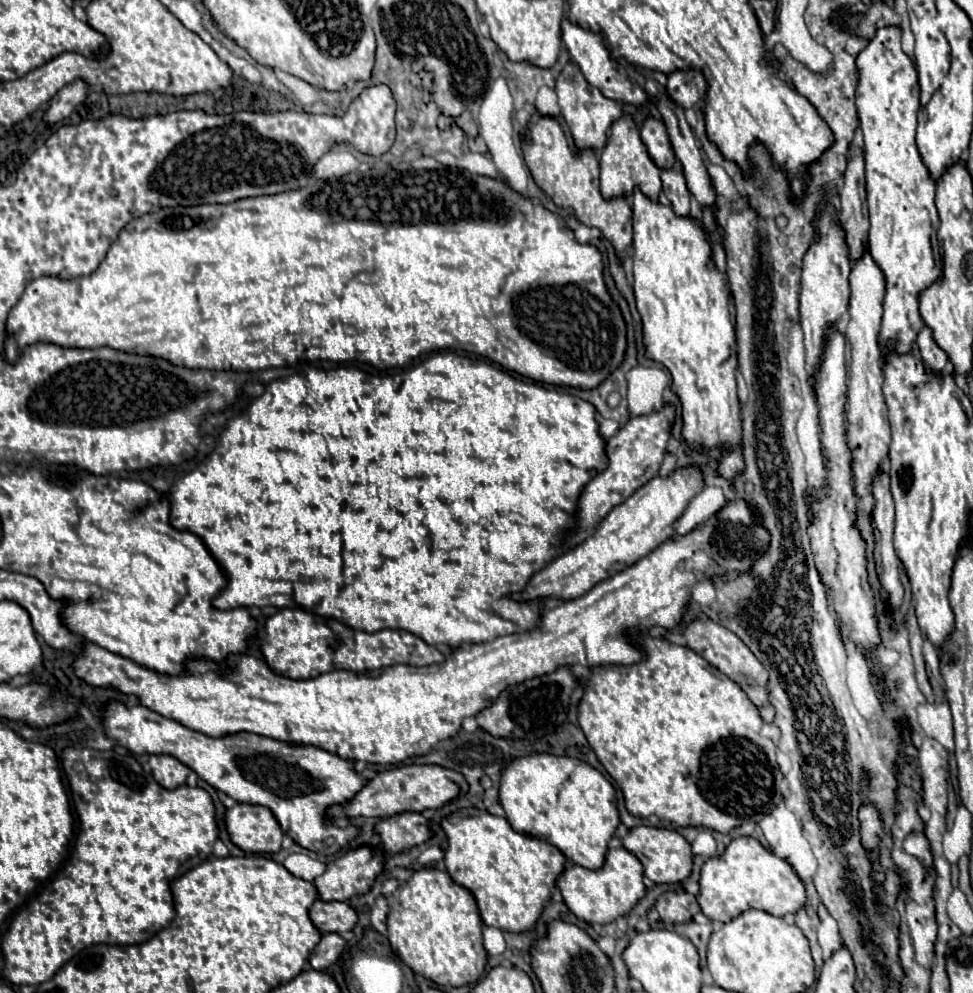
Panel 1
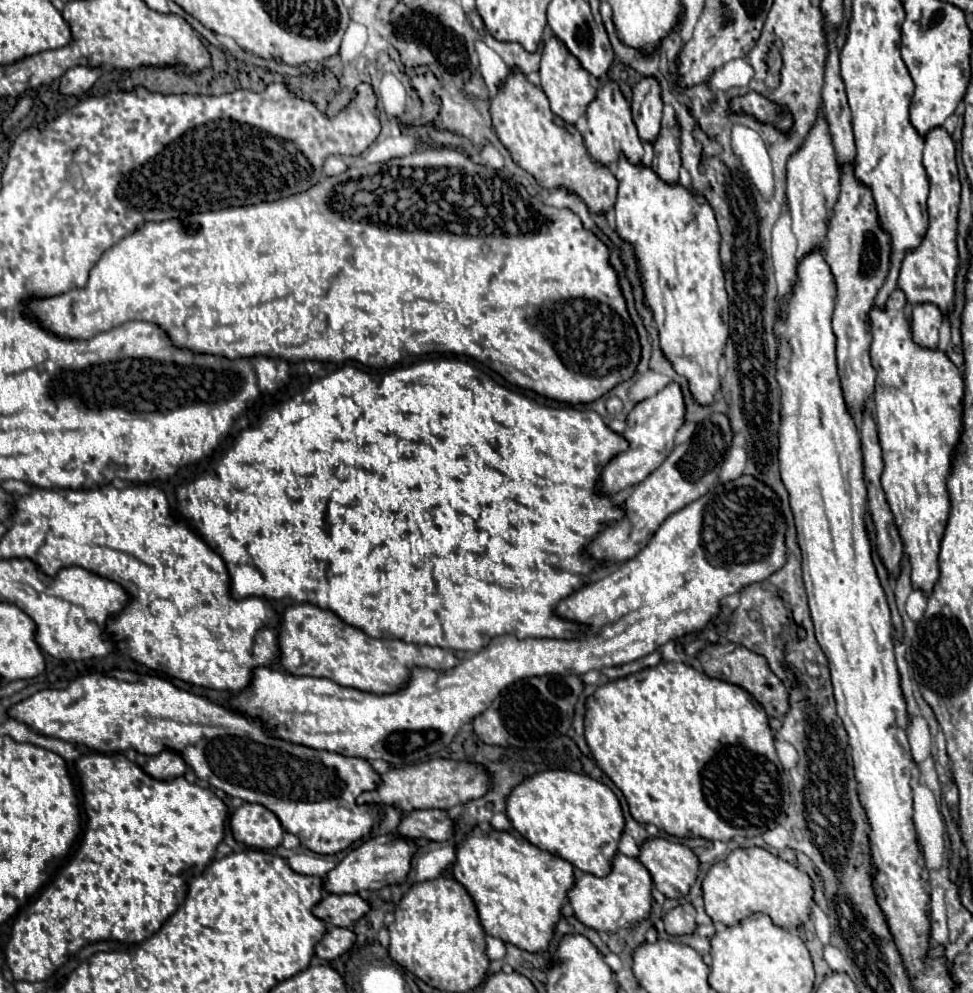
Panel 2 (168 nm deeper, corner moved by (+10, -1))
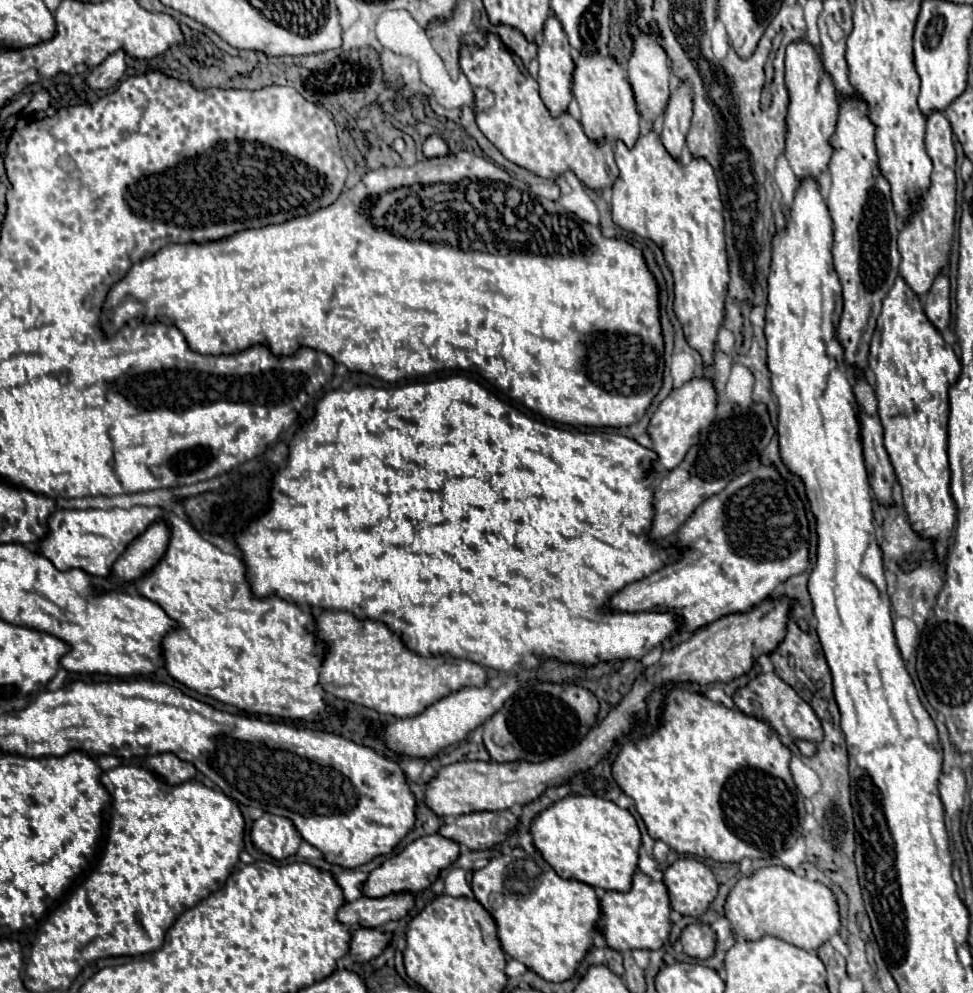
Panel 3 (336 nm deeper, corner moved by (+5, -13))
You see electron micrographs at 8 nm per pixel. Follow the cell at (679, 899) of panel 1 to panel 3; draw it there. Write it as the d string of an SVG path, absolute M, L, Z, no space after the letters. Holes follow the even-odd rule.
M695 922L683 928L679 942L683 944L683 952L691 958L699 958L705 960L713 954L715 950L715 934L709 928L709 924L703 922Z

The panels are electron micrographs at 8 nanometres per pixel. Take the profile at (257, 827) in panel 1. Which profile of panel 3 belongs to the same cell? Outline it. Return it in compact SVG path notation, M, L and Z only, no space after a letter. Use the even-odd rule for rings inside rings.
M265 812L259 820L253 822L251 842L271 858L285 860L297 852L301 836L297 834L291 820Z

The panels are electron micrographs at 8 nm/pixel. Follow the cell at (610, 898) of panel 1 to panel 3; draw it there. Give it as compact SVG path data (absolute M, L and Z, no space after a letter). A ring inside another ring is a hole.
M639 870L633 876L633 886L629 892L605 892L599 900L599 908L599 930L605 936L609 948L617 952L631 952L635 948L657 950L669 936L671 906L667 888L663 882L657 882Z

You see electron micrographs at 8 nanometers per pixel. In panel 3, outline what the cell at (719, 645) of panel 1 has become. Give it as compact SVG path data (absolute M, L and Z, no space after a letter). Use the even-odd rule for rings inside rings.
M775 672L757 674L749 684L745 684L743 688L739 688L733 694L733 702L741 712L767 720L771 724L771 728L777 730L779 736L805 738L811 742L819 742L823 738L823 728L821 728L815 712L811 710L811 706L805 700L801 700L797 696L797 692L789 684L785 684Z

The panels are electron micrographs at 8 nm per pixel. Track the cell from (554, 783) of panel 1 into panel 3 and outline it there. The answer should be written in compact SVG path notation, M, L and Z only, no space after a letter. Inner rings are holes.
M569 794L531 820L535 848L563 878L585 882L593 888L627 892L637 868L641 834L629 810L597 796Z

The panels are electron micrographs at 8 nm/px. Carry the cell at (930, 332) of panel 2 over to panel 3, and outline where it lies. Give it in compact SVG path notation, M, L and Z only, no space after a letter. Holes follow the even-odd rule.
M945 274L937 276L935 284L931 286L929 294L921 298L923 310L931 324L939 330L945 332L949 326L949 278Z

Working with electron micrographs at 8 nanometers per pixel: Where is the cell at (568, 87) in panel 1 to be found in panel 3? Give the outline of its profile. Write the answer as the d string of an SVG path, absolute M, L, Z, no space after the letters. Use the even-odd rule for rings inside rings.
M551 16L543 28L543 34L541 34L541 46L539 46L539 54L537 54L537 60L539 60L539 92L541 92L541 98L545 102L545 106L549 108L551 116L561 116L567 112L571 100L573 100L573 92L571 92L571 78L573 78L573 72L575 72L575 60L573 60L573 54L571 54L571 46L567 44L567 36L563 32L563 28L559 28L559 22Z

